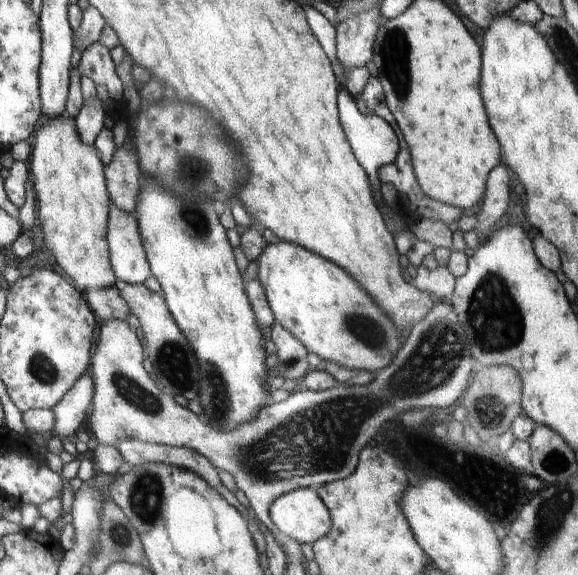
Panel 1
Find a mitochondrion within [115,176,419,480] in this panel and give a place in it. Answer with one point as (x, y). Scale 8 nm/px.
(173, 360)

